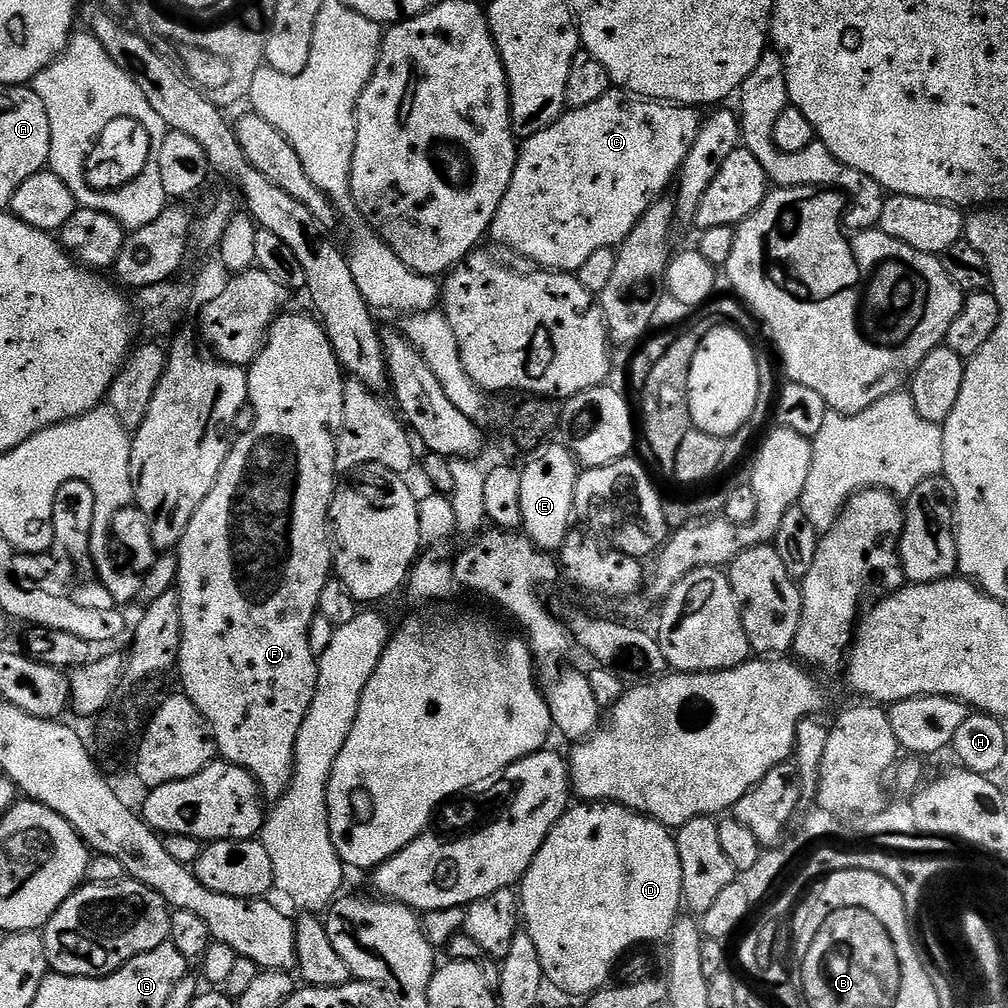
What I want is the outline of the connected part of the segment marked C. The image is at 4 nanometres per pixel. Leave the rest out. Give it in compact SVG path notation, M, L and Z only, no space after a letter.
M609 90L605 96L598 98L598 102L590 102L590 106L565 111L564 115L558 117L546 130L527 137L523 141L516 157L516 169L510 178L510 186L492 219L491 239L494 238L498 243L513 248L518 255L533 260L536 263L533 265L539 266L541 269L575 274L582 266L582 262L586 262L586 258L590 258L590 254L594 254L594 250L619 246L630 234L630 230L634 230L638 218L642 218L642 214L646 214L648 207L665 195L664 190L667 187L669 189L675 181L681 164L693 146L694 138L697 137L702 123L701 115L697 112L699 111L695 107L689 105L641 100L623 90Z

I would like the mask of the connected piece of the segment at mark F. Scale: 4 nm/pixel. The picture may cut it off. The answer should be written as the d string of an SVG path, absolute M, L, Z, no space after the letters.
M289 311L281 314L272 321L268 328L268 335L264 346L255 360L251 361L248 373L248 404L252 408L252 425L248 432L235 437L229 447L228 457L206 498L194 510L186 530L182 534L180 543L175 549L178 558L178 578L174 591L180 598L182 610L182 642L180 643L180 684L183 695L194 702L196 709L204 716L204 721L212 730L216 740L217 753L227 763L236 764L244 768L256 779L260 785L260 794L265 801L279 800L292 781L294 774L294 754L298 742L298 730L306 718L316 693L316 673L318 671L318 657L310 650L308 635L310 622L319 613L319 598L322 590L334 572L334 544L330 539L330 521L328 511L332 508L332 496L338 487L338 473L336 471L336 437L344 427L344 382L345 373L336 359L336 351L324 333L324 326L319 319L311 315L299 316Z

